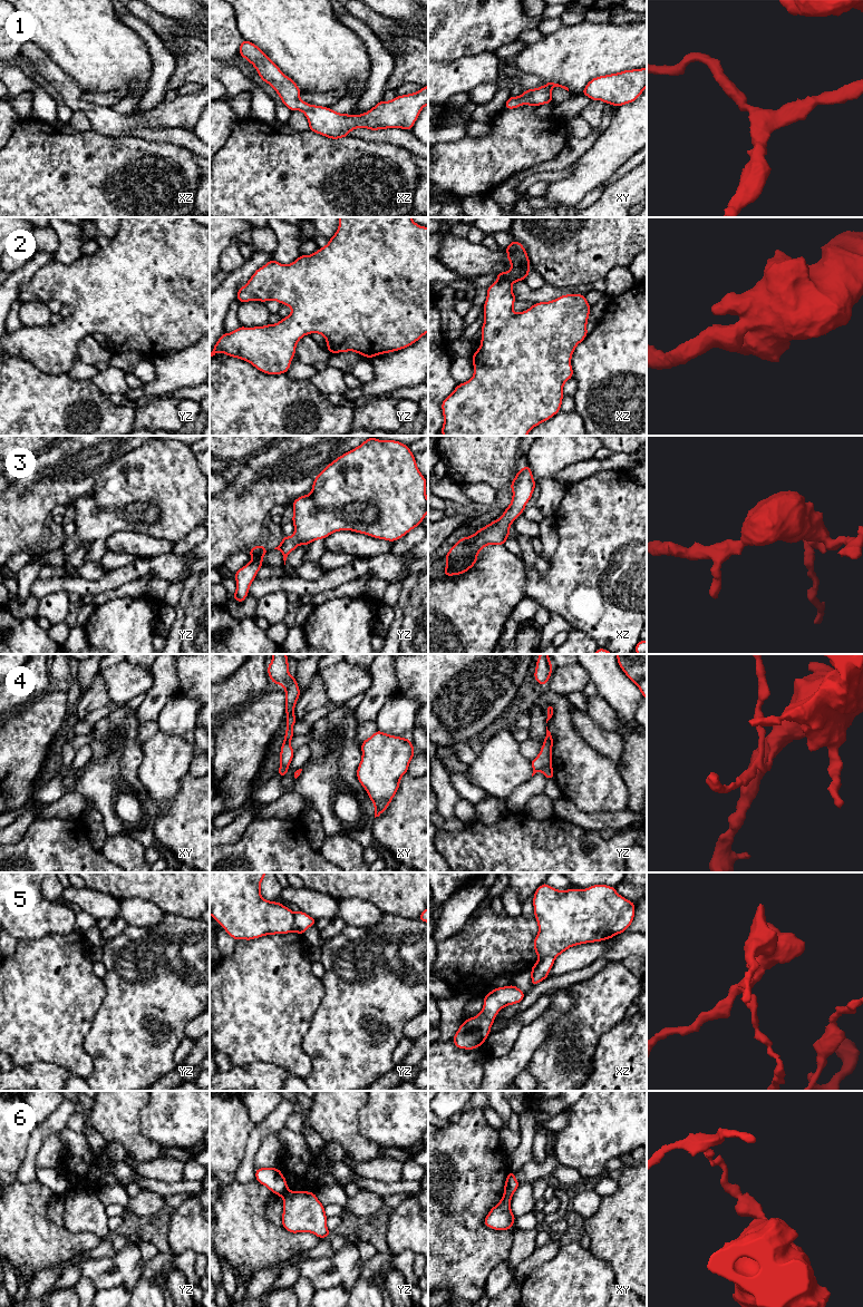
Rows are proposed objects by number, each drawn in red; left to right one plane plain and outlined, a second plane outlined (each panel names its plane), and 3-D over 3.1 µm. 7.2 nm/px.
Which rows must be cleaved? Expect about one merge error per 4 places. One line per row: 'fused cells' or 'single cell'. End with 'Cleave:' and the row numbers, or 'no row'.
1: single cell
2: single cell
3: single cell
4: fused cells
5: fused cells
6: fused cells
Cleave: 4, 5, 6

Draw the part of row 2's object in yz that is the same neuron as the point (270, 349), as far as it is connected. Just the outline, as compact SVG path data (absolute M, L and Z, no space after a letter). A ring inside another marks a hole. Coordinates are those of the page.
M339 217L339 227L326 246L311 255L300 255L289 265L269 261L239 289L236 300L241 303L273 300L290 306L292 312L275 324L241 325L231 333L224 332L210 358L223 352L277 375L288 372L299 340L311 333L324 336L331 354L353 351L370 359L403 350L428 332L428 227L416 224L411 217Z

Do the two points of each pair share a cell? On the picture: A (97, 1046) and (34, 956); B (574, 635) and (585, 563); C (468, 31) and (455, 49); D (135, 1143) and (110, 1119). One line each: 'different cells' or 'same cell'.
A: different cells
B: different cells
C: same cell
D: same cell

